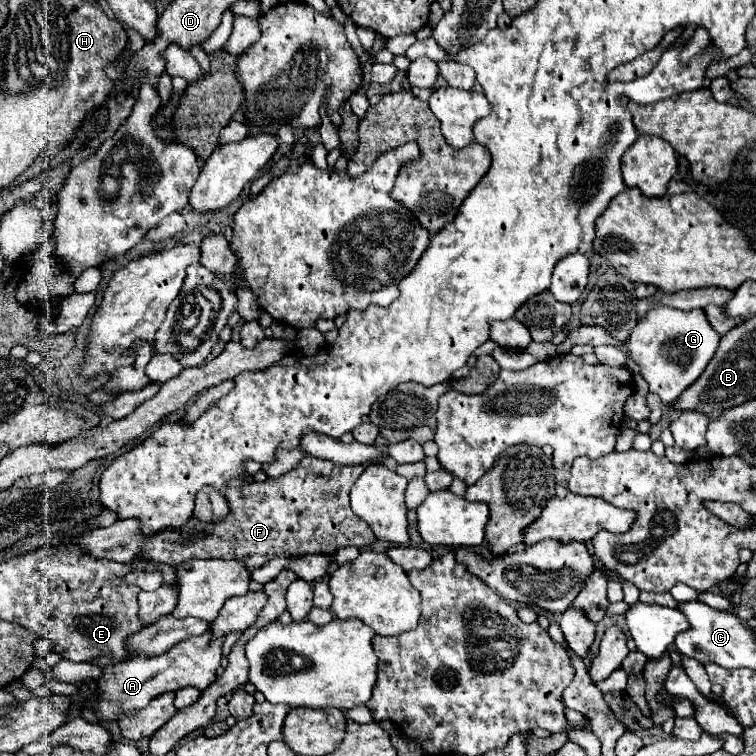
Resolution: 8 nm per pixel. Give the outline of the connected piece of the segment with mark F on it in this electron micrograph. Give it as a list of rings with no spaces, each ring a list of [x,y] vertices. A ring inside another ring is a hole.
[[[314,456],[302,458],[296,468],[286,472],[280,478],[268,478],[264,482],[252,482],[244,486],[234,486],[226,488],[224,496],[228,500],[230,512],[226,518],[216,520],[216,522],[202,522],[196,518],[190,518],[182,528],[168,528],[166,532],[158,532],[158,536],[150,536],[150,540],[142,540],[138,536],[138,520],[126,518],[118,520],[110,528],[96,528],[90,532],[82,532],[76,540],[70,540],[82,548],[88,550],[90,556],[96,558],[108,558],[114,562],[130,562],[134,556],[150,556],[150,560],[166,562],[166,564],[182,564],[192,558],[222,558],[222,560],[244,560],[248,570],[256,570],[262,564],[266,564],[272,558],[278,556],[306,556],[306,554],[328,554],[332,556],[338,548],[344,546],[368,546],[376,540],[374,532],[370,532],[370,526],[364,520],[358,520],[354,512],[350,510],[350,488],[362,474],[364,466],[354,464],[354,466],[342,466],[334,464],[328,460],[318,460]]]

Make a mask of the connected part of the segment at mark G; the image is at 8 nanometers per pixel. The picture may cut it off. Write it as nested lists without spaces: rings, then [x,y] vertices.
[[[656,306],[650,310],[650,314],[638,318],[638,324],[628,338],[628,354],[638,364],[650,392],[658,394],[664,404],[670,404],[704,372],[718,348],[718,342],[720,336],[706,320],[704,310],[682,312]]]

